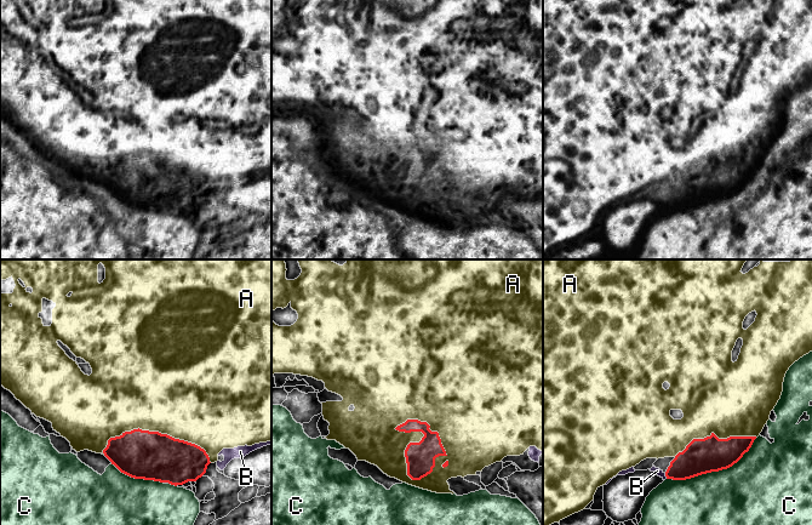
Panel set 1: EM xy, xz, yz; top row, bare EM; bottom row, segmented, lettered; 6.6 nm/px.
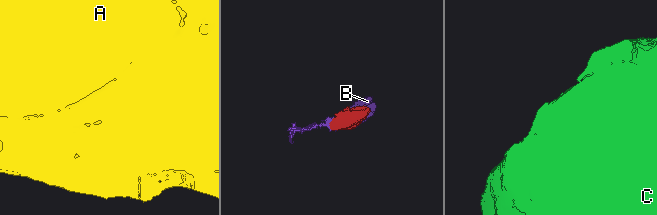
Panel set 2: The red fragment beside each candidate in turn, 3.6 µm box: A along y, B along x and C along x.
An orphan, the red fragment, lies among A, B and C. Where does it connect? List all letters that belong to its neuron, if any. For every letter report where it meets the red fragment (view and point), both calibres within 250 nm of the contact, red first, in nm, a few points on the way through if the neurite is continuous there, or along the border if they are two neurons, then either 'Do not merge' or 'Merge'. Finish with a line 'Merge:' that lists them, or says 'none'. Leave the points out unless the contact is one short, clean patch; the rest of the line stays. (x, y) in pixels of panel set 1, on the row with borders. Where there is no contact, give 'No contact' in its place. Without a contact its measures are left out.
A: Touches red at xz (419, 441). Thickness 190 nm (red) against 280 nm. Do not merge
B: Touches red at yz (665, 475). Thickness 220 nm (red) against 50 nm. Do not merge
C: Touches red at yz (713, 471). Thickness 240 nm (red) against 400 nm. Merge
Merge: C

